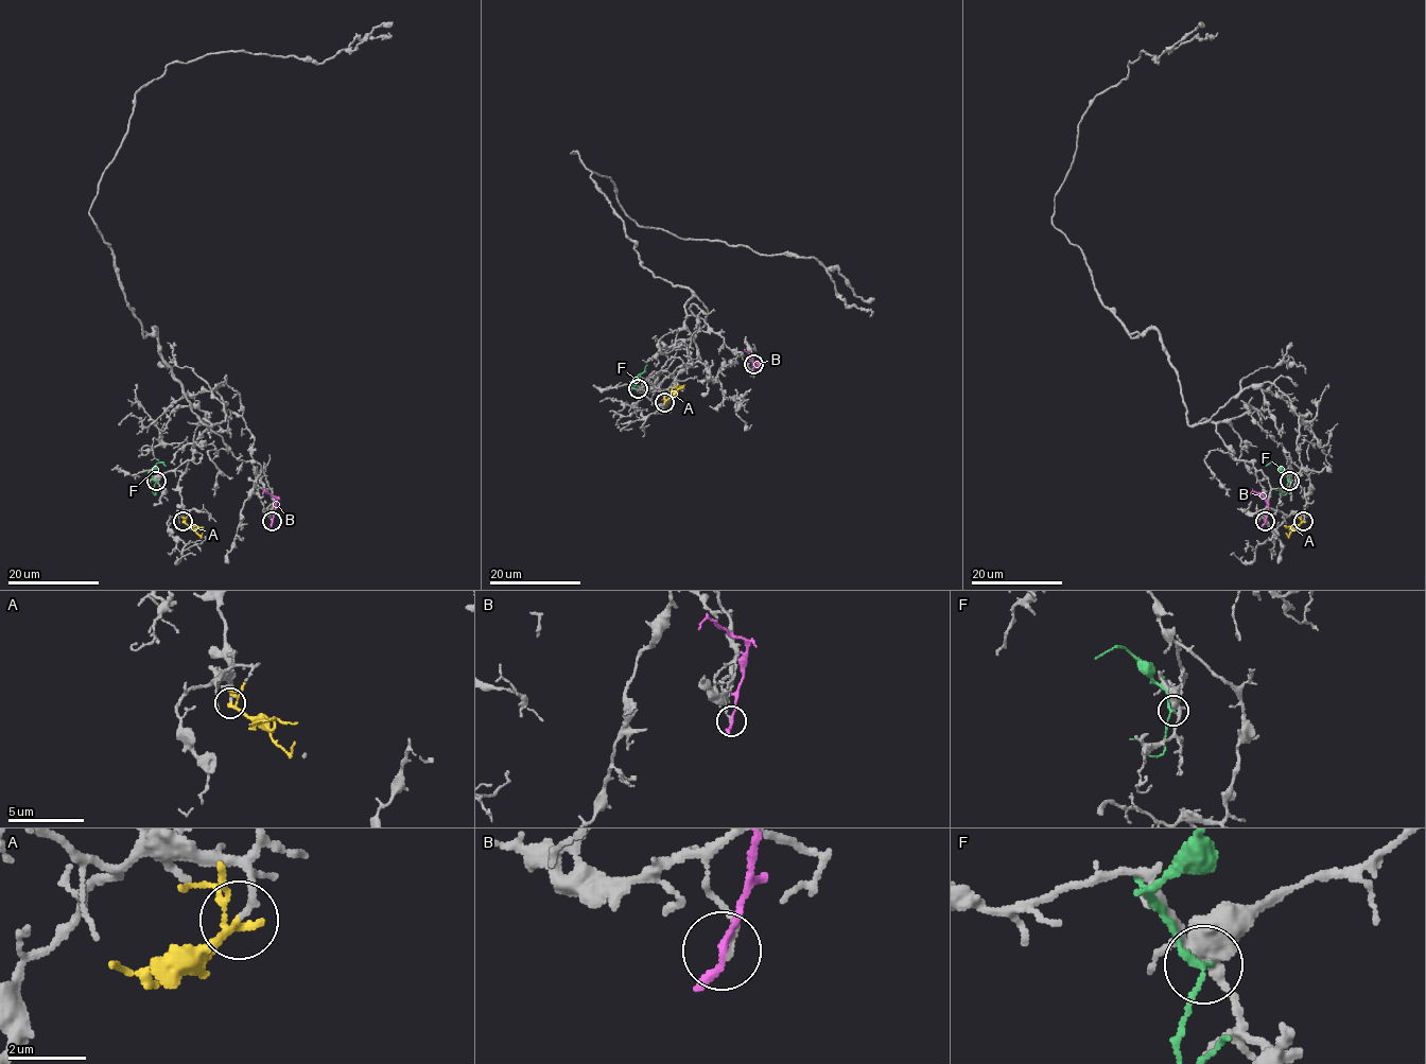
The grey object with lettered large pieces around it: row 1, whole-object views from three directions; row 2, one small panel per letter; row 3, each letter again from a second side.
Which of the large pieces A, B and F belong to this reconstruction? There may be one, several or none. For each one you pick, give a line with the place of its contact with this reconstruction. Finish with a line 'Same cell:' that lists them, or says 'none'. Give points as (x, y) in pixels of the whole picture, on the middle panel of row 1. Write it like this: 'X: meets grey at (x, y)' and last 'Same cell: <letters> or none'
A: meets grey at (664, 402)
Same cell: A

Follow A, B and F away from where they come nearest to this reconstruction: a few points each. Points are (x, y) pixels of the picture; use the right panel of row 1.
A: (1303, 522), (1288, 535), (1286, 533)
B: (1265, 522), (1268, 502), (1259, 493), (1253, 491), (1251, 494)
F: (1289, 481), (1275, 463), (1266, 466)

